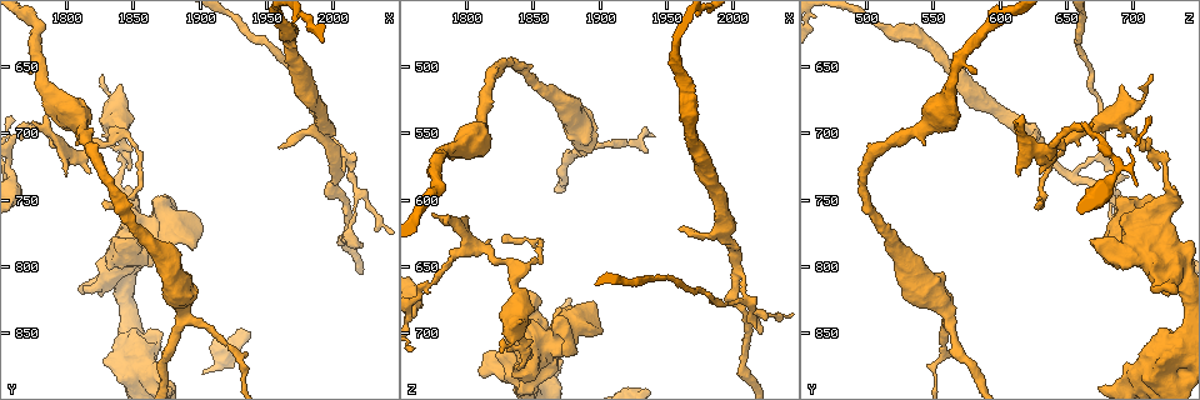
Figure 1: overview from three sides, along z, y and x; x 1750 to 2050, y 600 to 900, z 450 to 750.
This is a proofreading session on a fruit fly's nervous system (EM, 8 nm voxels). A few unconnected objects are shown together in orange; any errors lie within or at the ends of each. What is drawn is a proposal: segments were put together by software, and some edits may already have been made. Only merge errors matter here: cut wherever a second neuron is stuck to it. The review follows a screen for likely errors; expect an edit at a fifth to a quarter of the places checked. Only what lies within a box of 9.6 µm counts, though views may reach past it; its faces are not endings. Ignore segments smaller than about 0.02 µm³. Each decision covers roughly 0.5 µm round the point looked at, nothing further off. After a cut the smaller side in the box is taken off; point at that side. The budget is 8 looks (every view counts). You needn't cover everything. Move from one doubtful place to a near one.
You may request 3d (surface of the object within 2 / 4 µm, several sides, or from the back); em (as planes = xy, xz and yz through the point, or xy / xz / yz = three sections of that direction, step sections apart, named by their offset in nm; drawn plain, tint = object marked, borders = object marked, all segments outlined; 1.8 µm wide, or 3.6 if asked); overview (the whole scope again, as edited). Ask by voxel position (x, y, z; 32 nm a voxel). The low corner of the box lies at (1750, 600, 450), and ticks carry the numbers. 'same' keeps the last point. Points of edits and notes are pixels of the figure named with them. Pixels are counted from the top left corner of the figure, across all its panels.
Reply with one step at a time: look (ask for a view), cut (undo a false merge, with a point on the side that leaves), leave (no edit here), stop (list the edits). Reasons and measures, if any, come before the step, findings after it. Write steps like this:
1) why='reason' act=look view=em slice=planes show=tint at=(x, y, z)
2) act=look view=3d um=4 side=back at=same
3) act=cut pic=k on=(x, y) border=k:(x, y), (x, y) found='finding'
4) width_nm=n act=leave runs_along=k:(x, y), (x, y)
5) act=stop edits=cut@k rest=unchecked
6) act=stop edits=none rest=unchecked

why='sudden change in width' act=look view=3d um=4 at=(1830, 814, 728)

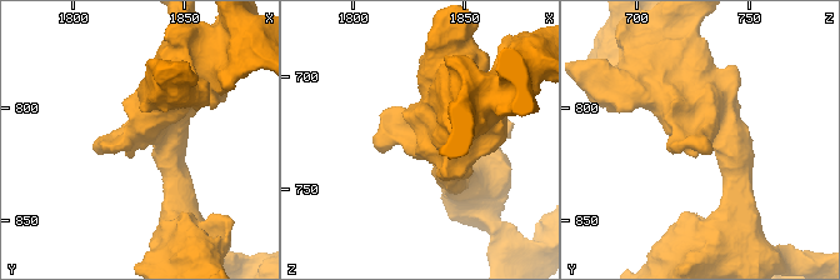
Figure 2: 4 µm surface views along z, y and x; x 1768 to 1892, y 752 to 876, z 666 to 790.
why='now the EM' act=look view=em um=3.6 slice=planes show=tint at=(1828, 812, 728)

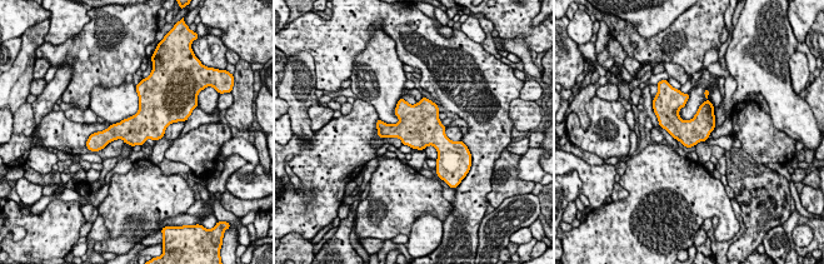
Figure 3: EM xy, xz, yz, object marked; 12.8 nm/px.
width_nm=340 act=leave found='all the same neuron'

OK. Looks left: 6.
why='sharp bend' act=look view=em slice=planes show=plain at=(1804, 716, 636)

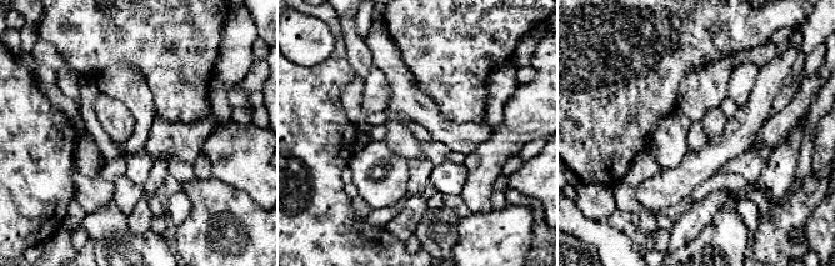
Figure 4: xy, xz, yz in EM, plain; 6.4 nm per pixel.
why='with the object marked' act=look view=em slice=planes show=tint at=same

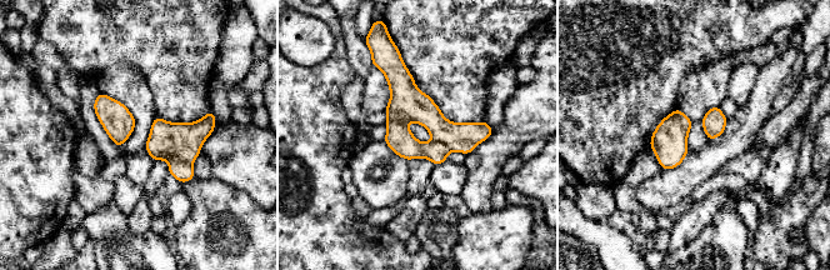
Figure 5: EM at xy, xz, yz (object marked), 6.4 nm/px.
width_nm=190 act=leave runs_along=5:(399, 60), (446, 133), (488, 133) found='continuous, no second neuron'

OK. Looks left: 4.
act=look view=3d um=4 at=(1792, 678, 560)

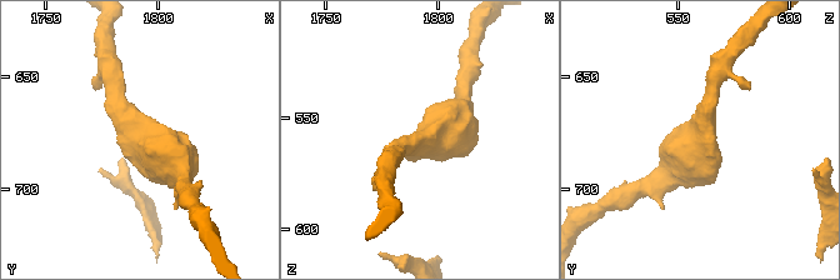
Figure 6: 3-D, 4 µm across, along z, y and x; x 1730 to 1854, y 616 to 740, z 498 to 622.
arm_widths_nm=240,550 why='need the tissue' act=look view=em um=3.6 slice=planes show=plain at=(1793, 678, 561)

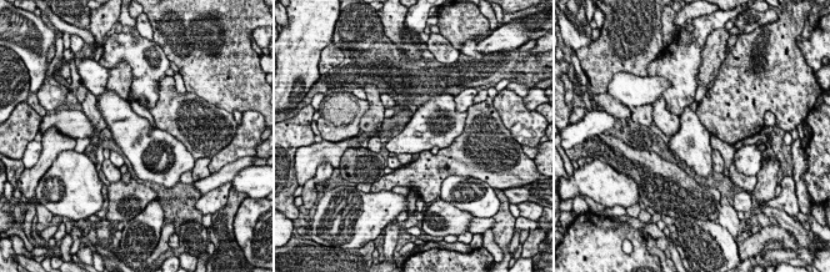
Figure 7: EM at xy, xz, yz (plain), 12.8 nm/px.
act=look view=em um=3.6 slice=planes show=tint at=same

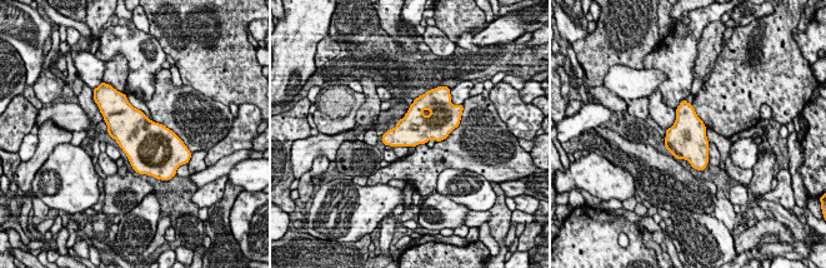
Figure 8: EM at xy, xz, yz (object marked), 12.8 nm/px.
act=leave found='continuous, no second neuron'

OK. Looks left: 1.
why='two arms in line, one across' act=look view=em slice=planes show=tint at=(2014, 722, 678)

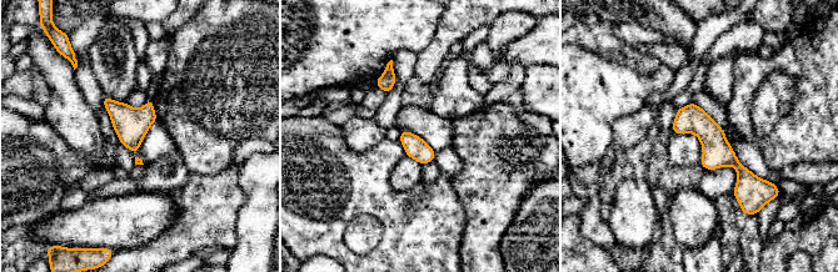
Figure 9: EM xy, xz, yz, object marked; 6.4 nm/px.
width_nm=150 act=cut pic=9 on=(389, 70) border=9:(384, 74), (393, 75) found='a second neuron is stuck on'

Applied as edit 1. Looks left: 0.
act=stop edits=cut@9 rest=unchecked

